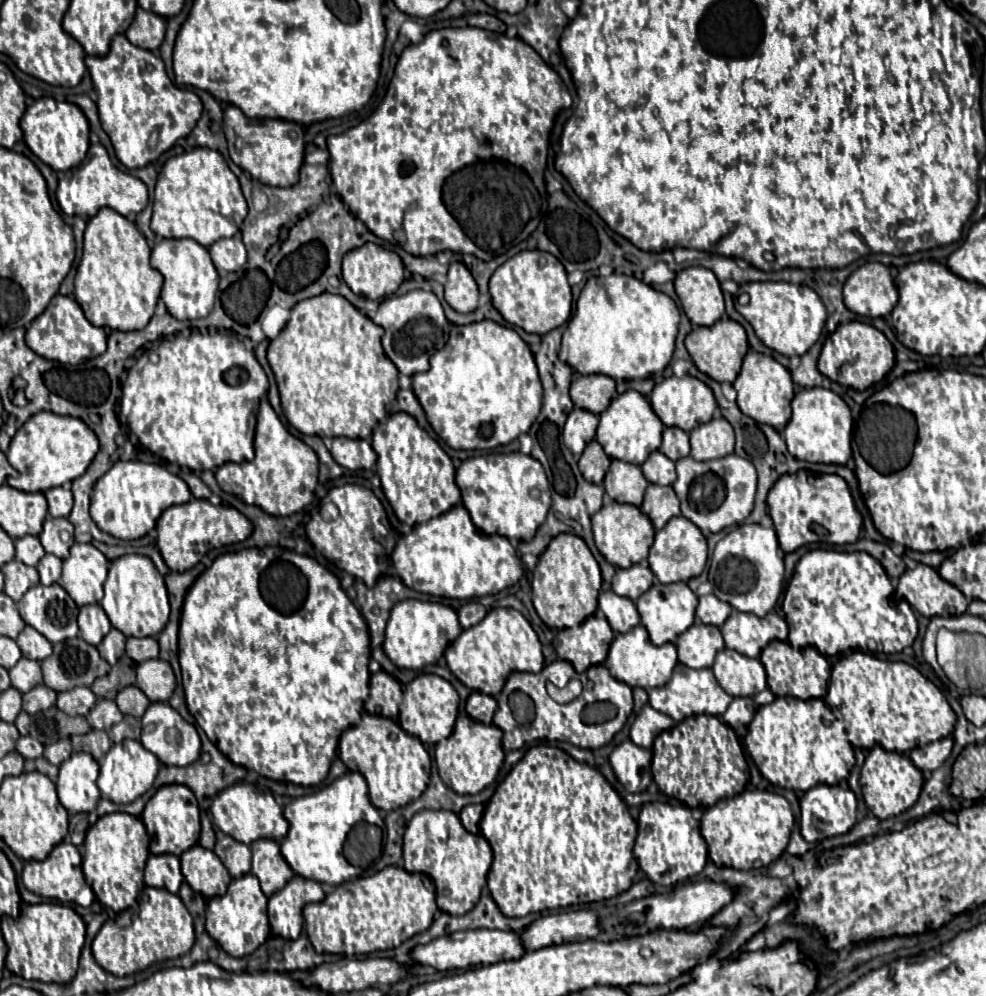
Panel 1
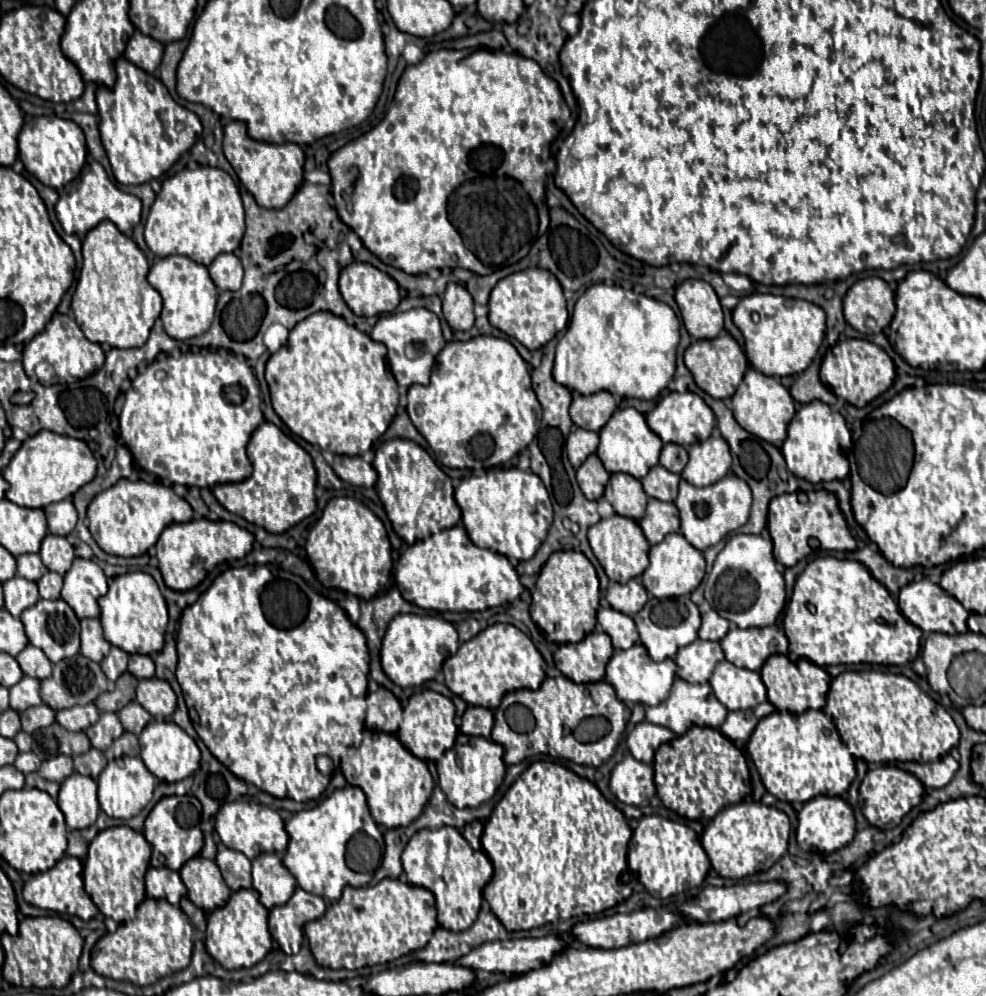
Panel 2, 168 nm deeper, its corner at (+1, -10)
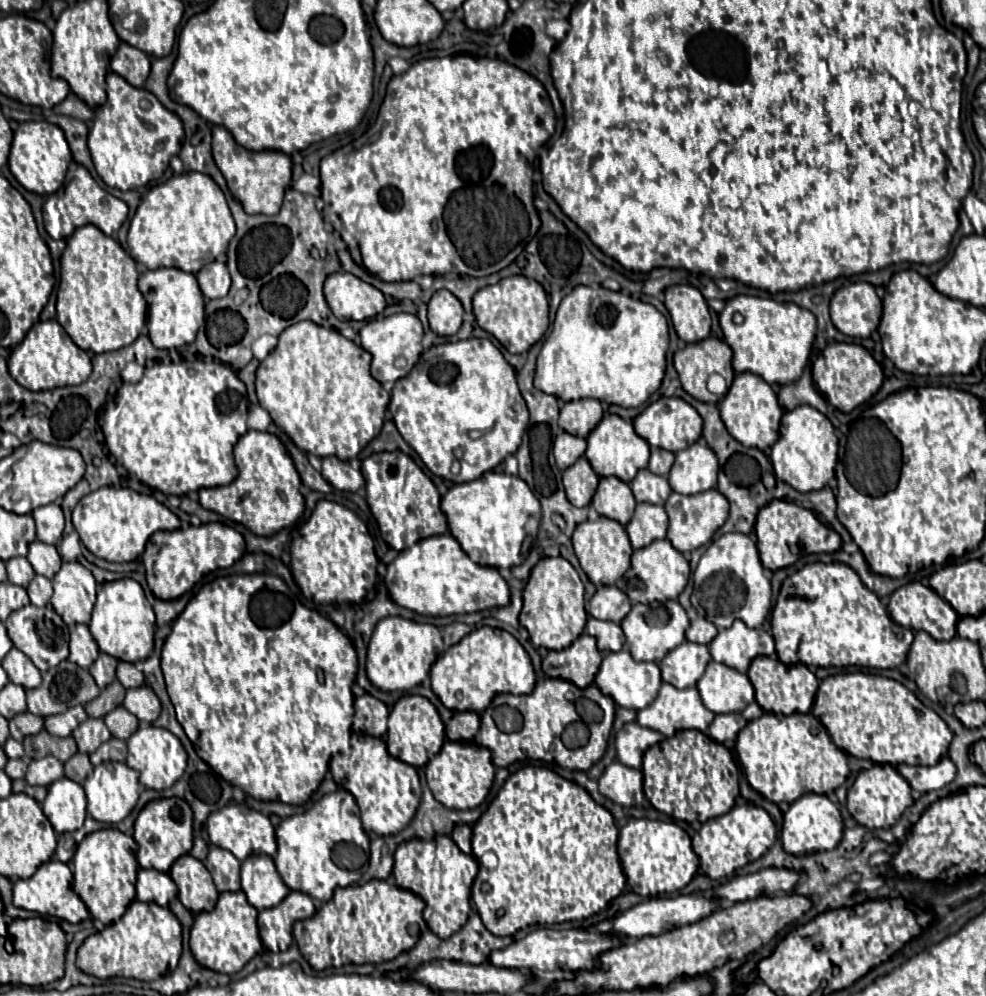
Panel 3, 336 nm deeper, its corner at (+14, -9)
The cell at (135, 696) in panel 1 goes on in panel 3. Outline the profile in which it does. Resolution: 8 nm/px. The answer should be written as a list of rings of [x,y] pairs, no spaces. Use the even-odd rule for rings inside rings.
[[[118,706],[112,712],[108,712],[104,716],[104,722],[106,722],[108,730],[112,732],[112,736],[120,738],[120,740],[128,740],[138,728],[138,718],[134,714],[130,714],[124,706]]]

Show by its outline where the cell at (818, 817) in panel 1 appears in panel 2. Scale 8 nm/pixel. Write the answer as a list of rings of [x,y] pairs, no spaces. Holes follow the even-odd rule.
[[[827,795],[813,797],[811,801],[803,803],[803,809],[799,811],[799,825],[795,835],[803,851],[821,851],[821,853],[837,851],[853,841],[853,835],[855,835],[853,809],[841,797],[827,797]]]

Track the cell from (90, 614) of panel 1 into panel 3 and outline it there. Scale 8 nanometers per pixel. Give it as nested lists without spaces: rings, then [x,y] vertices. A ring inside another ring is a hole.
[[[74,624],[70,628],[70,660],[80,668],[90,668],[90,664],[98,658],[100,648],[94,642],[86,624]]]

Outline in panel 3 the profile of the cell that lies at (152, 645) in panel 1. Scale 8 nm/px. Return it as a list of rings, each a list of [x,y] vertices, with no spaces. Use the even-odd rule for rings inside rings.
[[[118,662],[116,676],[124,688],[136,688],[144,684],[144,674],[132,662]]]

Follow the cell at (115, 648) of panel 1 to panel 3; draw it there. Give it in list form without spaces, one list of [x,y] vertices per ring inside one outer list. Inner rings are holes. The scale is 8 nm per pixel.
[[[100,652],[98,660],[94,660],[94,664],[90,666],[90,674],[94,676],[94,680],[100,688],[104,688],[106,684],[116,680],[116,664],[118,664],[118,660],[104,652]]]

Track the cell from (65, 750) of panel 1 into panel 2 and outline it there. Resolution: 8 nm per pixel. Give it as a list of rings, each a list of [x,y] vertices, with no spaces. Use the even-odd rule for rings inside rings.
[[[57,755],[51,757],[47,761],[43,761],[43,765],[37,771],[43,779],[47,781],[57,781],[61,783],[63,779],[67,779],[73,773],[73,759],[69,755]]]

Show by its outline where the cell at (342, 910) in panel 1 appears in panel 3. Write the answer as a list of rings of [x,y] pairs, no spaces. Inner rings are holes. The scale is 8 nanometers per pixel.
[[[386,880],[336,888],[332,900],[322,904],[314,916],[294,924],[294,938],[302,956],[314,970],[346,964],[378,964],[410,950],[428,930],[422,918],[424,906],[420,896],[396,884],[388,884]]]

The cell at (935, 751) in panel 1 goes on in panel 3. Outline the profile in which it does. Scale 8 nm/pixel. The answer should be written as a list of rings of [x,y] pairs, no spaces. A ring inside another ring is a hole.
[[[942,758],[934,766],[908,766],[900,764],[896,766],[898,772],[908,780],[908,784],[918,792],[930,792],[946,786],[956,776],[956,766],[950,758]]]

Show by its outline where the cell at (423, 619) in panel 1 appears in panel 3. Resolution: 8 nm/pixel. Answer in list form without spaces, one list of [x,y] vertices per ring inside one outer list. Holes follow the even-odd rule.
[[[388,616],[376,624],[374,634],[370,638],[366,674],[370,682],[384,692],[410,690],[428,676],[430,666],[442,654],[444,654],[442,632],[436,626],[406,620],[402,616]]]

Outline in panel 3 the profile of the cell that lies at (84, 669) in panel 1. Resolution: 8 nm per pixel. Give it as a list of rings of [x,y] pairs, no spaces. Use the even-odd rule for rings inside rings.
[[[64,660],[56,668],[50,668],[48,672],[42,674],[42,684],[38,688],[26,690],[28,712],[46,718],[46,716],[52,716],[52,714],[58,714],[58,712],[66,712],[66,708],[86,704],[86,702],[94,700],[94,696],[98,696],[98,694],[100,694],[100,688],[94,682],[92,674],[86,668],[78,668],[78,664]]]

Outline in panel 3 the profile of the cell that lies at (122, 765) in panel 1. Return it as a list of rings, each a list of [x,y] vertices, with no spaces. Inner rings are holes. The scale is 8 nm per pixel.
[[[102,762],[84,782],[84,792],[88,800],[88,814],[104,824],[116,824],[124,820],[138,802],[138,774],[124,762]]]

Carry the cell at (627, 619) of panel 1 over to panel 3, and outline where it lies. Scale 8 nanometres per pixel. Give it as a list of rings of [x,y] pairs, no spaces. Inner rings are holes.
[[[588,616],[586,634],[590,634],[590,636],[596,638],[598,650],[602,654],[606,654],[606,652],[618,652],[618,650],[624,648],[624,632],[622,632],[620,624],[616,624],[616,622],[598,620],[598,618]]]

